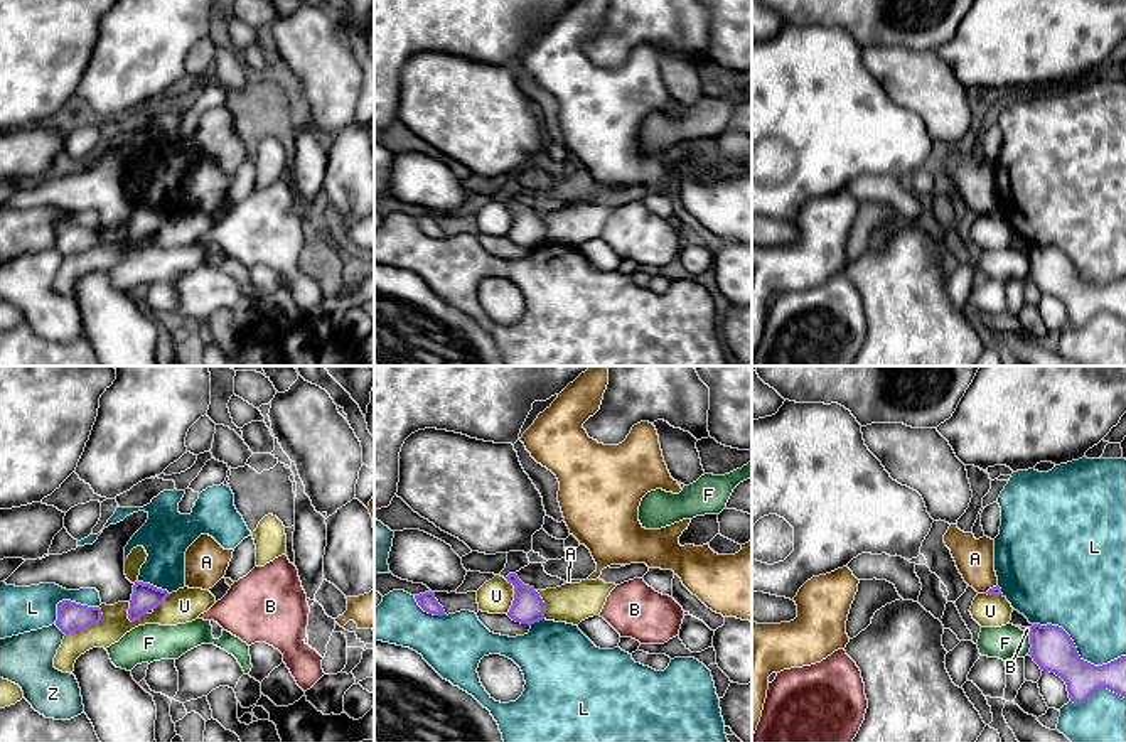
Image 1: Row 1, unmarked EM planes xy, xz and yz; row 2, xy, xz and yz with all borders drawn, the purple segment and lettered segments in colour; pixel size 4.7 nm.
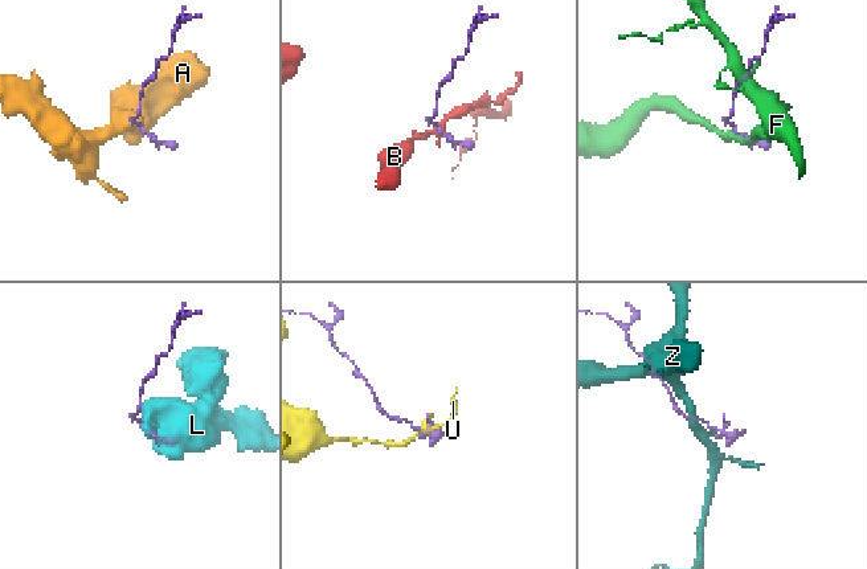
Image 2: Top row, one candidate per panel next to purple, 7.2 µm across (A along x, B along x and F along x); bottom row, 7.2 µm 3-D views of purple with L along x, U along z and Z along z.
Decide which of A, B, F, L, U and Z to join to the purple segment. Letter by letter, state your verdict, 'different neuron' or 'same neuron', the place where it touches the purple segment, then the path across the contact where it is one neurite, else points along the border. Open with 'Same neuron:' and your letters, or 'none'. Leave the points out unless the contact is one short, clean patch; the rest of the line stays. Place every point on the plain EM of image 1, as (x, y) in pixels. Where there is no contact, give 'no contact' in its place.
Same neuron: none
A: different neuron; meets purple in yz at (990, 211); border along yz (997, 206), (985, 215)
B: different neuron; meets purple in yz at (1030, 253); border along yz (1030, 250), (1029, 255)
F: different neuron; meets purple in yz at (1030, 265)
L: different neuron; meets purple in yz at (1076, 274)
U: different neuron; meets purple in xy at (88, 248)
Z: different neuron; meets purple in xy at (59, 250)

